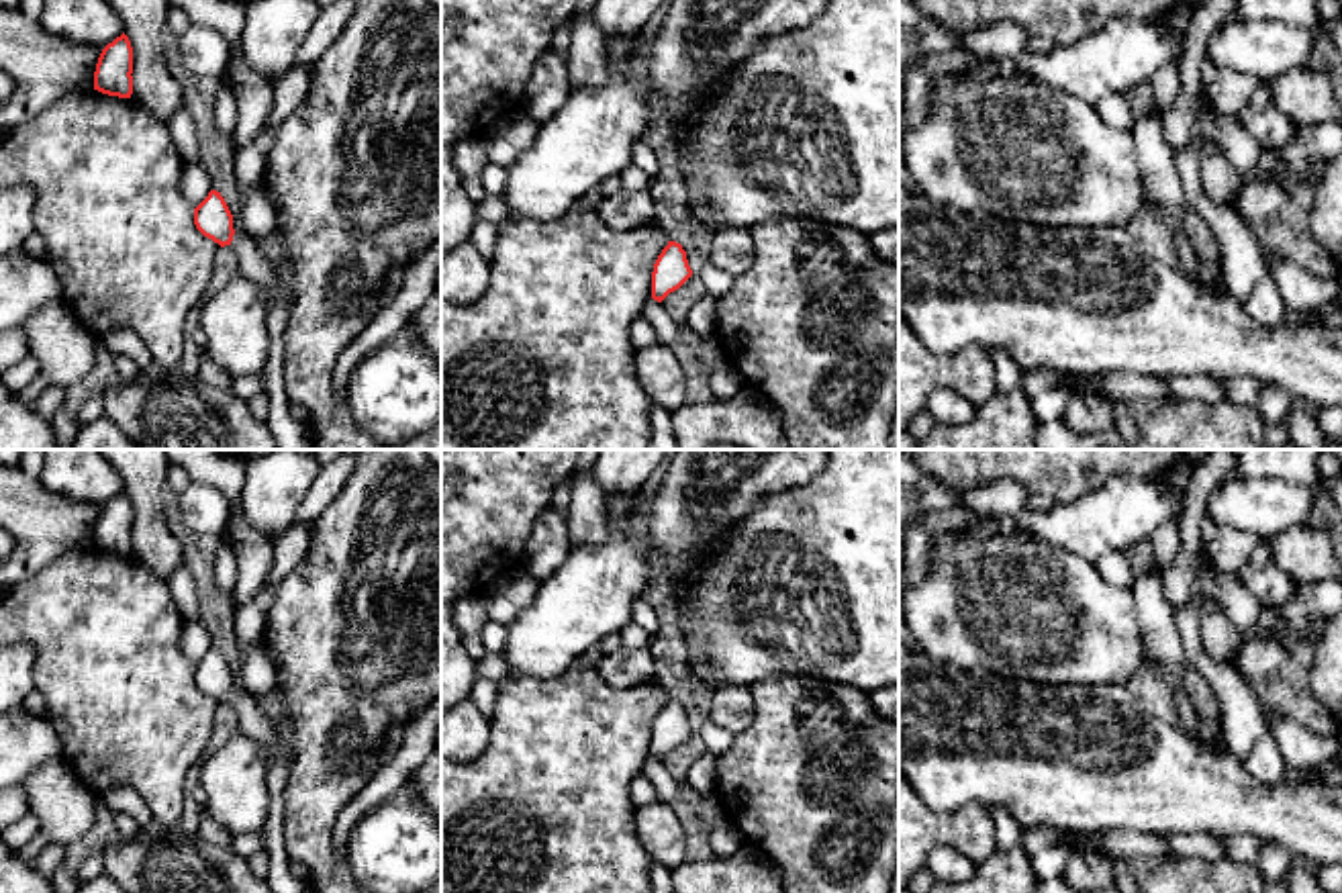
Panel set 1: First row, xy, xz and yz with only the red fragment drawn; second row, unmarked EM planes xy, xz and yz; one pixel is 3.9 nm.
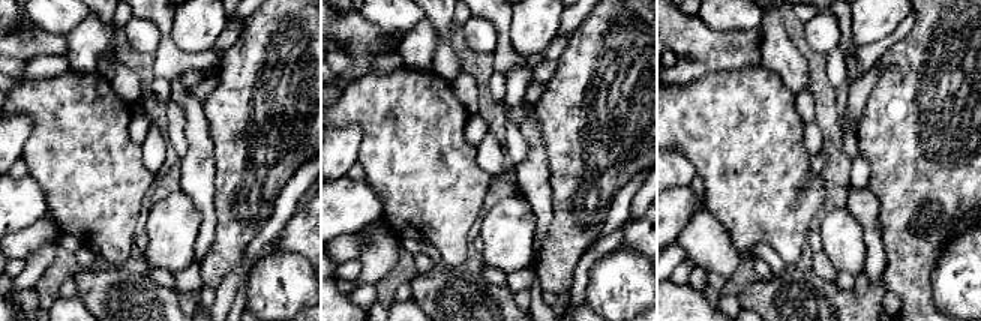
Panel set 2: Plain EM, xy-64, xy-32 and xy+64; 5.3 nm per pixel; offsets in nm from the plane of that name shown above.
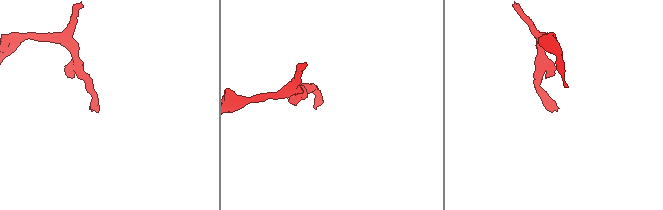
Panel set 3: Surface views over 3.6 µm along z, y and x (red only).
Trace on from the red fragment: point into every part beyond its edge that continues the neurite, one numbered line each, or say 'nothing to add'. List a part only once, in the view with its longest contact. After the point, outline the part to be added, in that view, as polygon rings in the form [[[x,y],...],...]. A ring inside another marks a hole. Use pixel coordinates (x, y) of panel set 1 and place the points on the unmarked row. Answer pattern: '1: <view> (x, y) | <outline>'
1: xy (254, 724) | [[[241,689],[233,693],[231,707],[239,717],[239,732],[263,746],[270,758],[268,772],[268,795],[270,813],[261,828],[266,840],[266,852],[270,854],[270,871],[266,881],[274,893],[310,893],[306,881],[298,881],[290,873],[290,856],[284,842],[284,821],[286,821],[286,785],[290,774],[290,764],[278,744],[272,721],[259,711],[255,699],[249,691]]]

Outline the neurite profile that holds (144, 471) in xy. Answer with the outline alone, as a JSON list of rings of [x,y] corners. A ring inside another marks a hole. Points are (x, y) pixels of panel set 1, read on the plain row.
[[[100,450],[125,480],[133,505],[133,552],[159,578],[170,578],[182,564],[182,546],[161,513],[161,492],[170,460],[165,450]]]

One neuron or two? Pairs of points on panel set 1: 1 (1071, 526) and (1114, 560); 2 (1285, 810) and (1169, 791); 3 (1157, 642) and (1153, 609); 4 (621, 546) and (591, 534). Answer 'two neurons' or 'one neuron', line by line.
1: two neurons
2: one neuron
3: one neuron
4: two neurons

